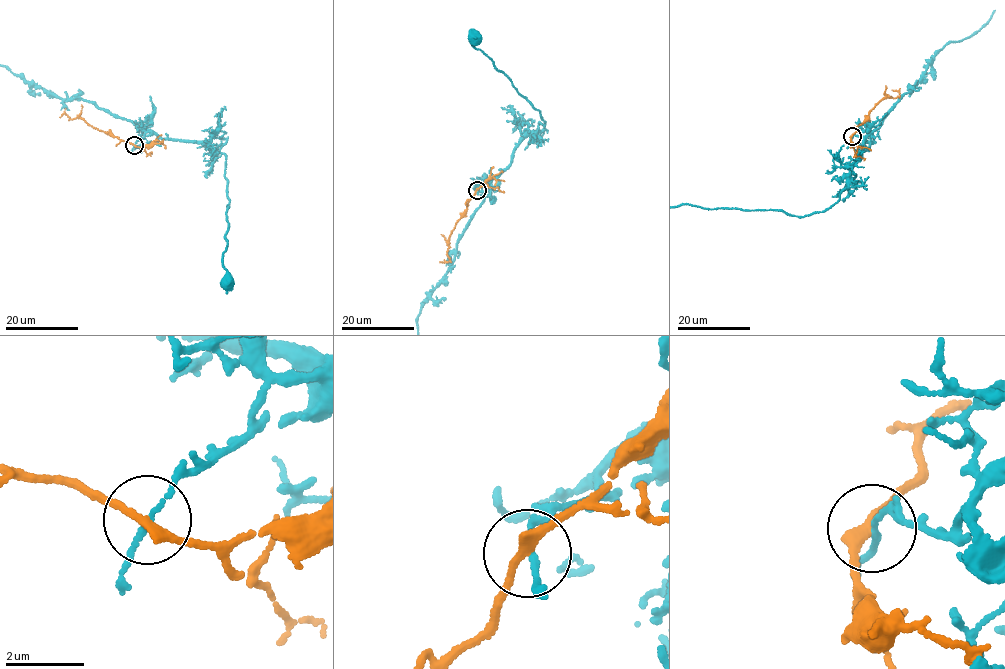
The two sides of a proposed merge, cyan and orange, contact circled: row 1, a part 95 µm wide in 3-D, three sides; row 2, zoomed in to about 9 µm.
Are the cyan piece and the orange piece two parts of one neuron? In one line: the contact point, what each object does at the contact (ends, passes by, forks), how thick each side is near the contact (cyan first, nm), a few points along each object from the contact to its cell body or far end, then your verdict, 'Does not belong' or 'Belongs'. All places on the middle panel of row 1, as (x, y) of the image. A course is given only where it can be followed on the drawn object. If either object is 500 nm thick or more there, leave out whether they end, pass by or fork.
Place: (477, 190). At the ring cyan passes by. At the ring orange passes by. Thickness 110 nm (cyan) against 220 nm. Course of cyan: (477, 190), (499, 175), (524, 136), (545, 121), (510, 77), (473, 45), (470, 37), (474, 36). Course of orange: (477, 190), (468, 202), (466, 213), (457, 222), (449, 237), (449, 261), (440, 261). Does not belong

